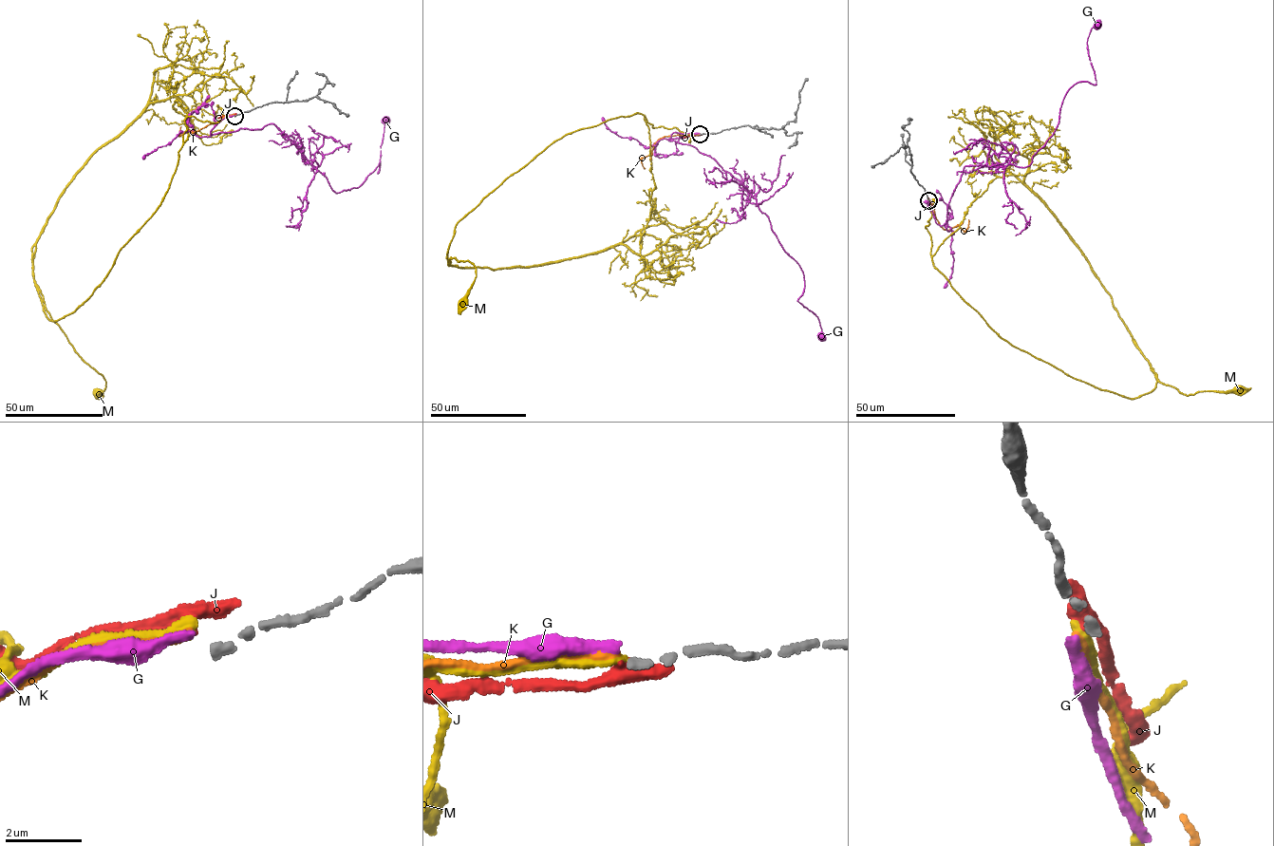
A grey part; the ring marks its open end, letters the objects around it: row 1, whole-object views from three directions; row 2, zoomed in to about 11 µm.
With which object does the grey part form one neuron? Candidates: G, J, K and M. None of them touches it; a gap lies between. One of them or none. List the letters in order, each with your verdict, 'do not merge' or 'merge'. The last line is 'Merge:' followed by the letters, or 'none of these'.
G: do not merge
J: do not merge
K: do not merge
M: do not merge
Merge: none of these

